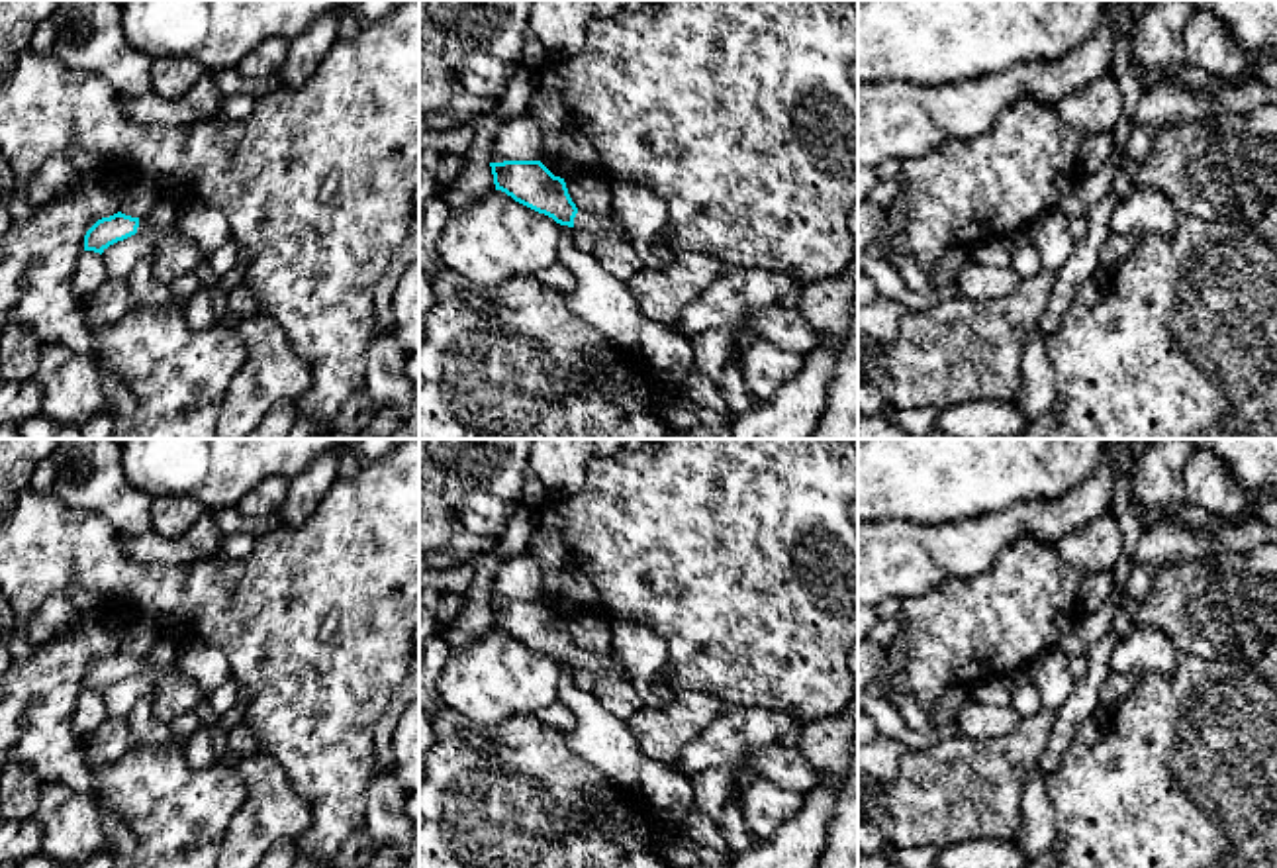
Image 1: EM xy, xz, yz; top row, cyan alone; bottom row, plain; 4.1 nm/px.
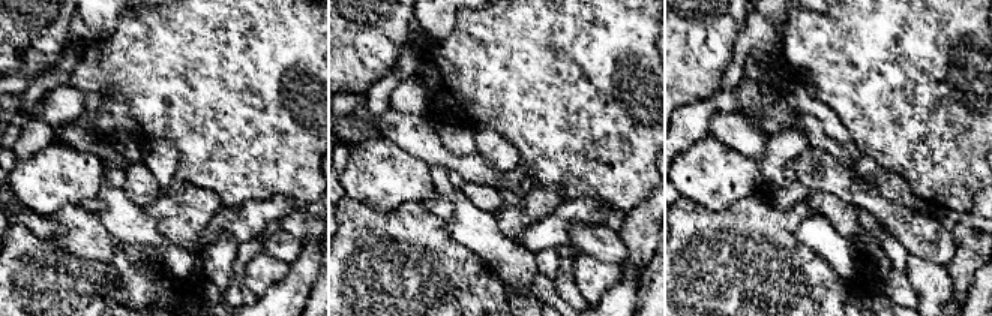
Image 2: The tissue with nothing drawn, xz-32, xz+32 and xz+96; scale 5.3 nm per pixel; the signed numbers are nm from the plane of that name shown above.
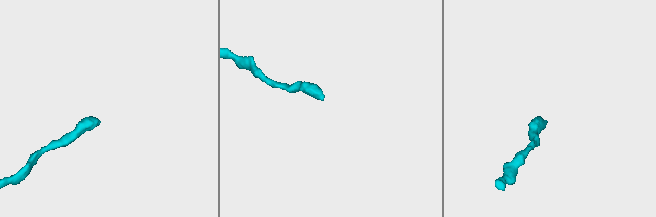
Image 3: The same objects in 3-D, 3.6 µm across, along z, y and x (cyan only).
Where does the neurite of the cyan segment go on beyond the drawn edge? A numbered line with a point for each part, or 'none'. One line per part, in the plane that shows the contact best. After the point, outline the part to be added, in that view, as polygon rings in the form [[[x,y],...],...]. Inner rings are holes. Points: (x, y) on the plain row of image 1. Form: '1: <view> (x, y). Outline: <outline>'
1: xz (598, 663). Outline: [[[578,649],[578,652],[574,656],[574,668],[588,670],[593,676],[625,674],[631,680],[631,674],[625,670],[623,662],[619,660],[619,656],[613,651],[591,652],[591,651]]]

